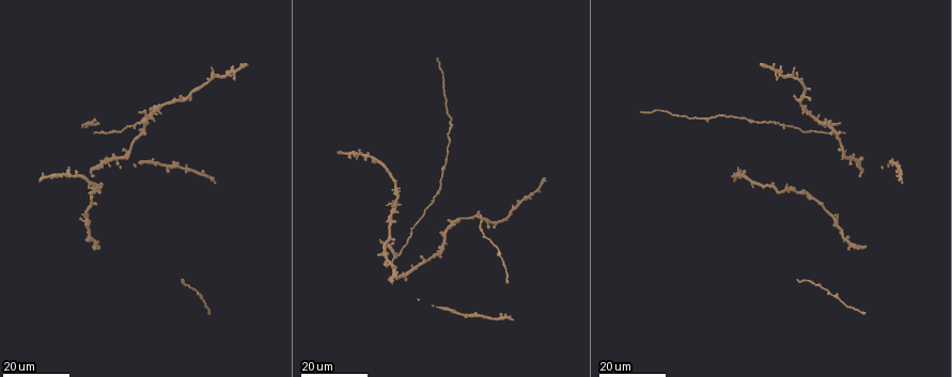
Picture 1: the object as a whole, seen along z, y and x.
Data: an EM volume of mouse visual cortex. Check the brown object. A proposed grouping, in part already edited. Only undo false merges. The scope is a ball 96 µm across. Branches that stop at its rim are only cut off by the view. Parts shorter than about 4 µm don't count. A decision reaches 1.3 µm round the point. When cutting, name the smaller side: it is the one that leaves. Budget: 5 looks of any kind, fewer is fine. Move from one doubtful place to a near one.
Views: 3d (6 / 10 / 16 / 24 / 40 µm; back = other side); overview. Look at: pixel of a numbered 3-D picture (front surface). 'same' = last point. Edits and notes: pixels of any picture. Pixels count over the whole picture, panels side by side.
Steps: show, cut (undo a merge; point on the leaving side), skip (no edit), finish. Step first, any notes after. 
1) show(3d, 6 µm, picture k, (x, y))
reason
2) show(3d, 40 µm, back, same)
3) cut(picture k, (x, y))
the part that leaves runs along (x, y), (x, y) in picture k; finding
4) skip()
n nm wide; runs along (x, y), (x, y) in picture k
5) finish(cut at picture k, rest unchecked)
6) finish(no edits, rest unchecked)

show(3d, 24 µm, picture 1, (845, 151))
four or more arms meet

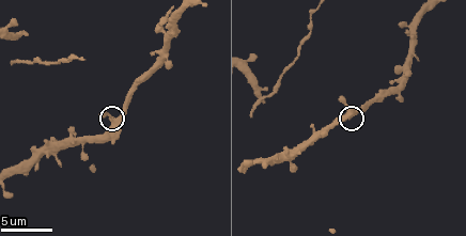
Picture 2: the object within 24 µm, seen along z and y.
show(3d, 6 µm, picture 2, (116, 118))
closer look

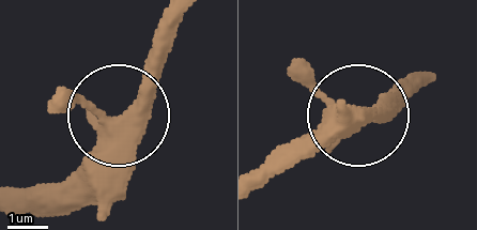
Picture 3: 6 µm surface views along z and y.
skip()
360 nm wide; one cell here

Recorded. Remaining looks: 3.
show(3d, 24 µm, picture 1, (135, 124))
two arms in line, one across

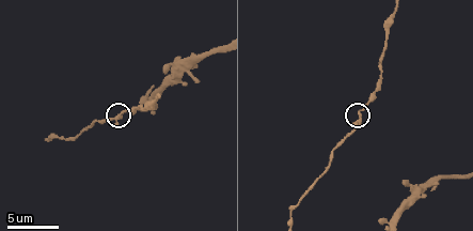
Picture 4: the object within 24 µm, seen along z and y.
show(3d, 10 µm, picture 4, (358, 120))

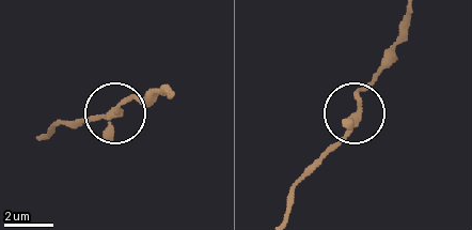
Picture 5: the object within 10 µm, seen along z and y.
skip()
3 arms; one cell here

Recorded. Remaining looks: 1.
finish(no edits, rest unchecked)

